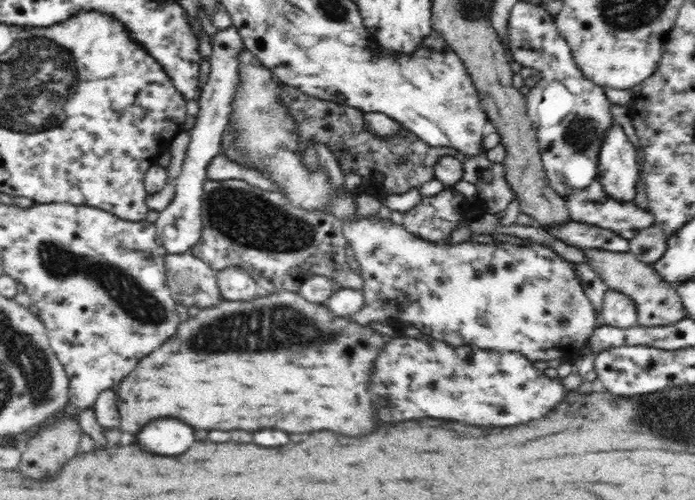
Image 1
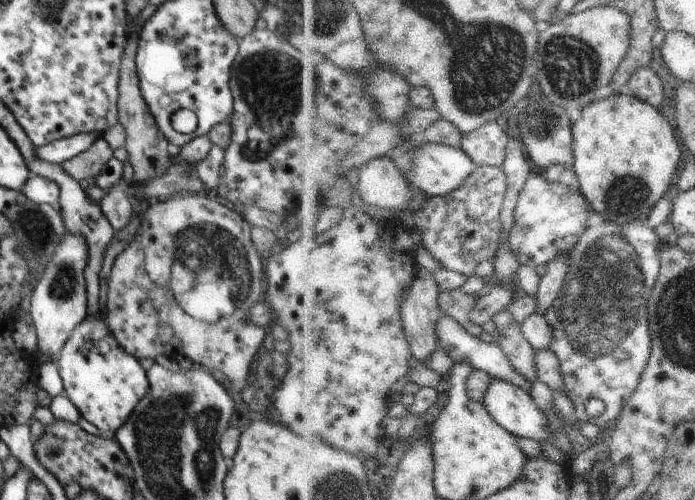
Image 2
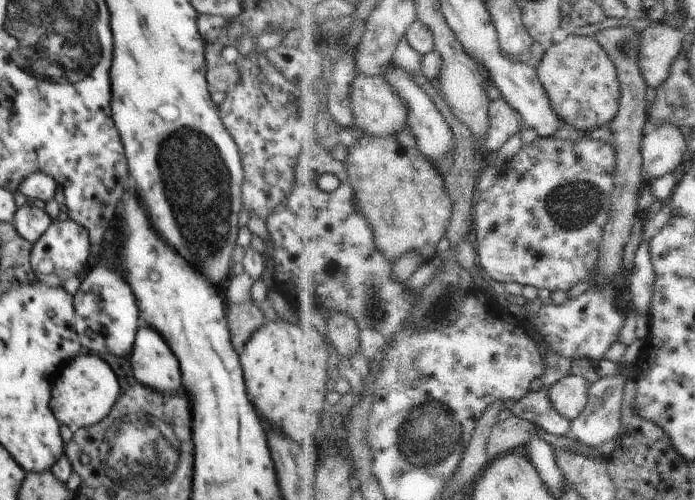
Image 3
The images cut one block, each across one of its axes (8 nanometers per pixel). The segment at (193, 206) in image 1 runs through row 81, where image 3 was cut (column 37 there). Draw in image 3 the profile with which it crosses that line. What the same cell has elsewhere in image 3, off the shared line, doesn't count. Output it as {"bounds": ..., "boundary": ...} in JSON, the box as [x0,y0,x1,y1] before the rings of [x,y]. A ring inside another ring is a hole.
{"bounds":[12,202,52,243],"boundary":[[[28,202],[17,208],[12,223],[22,238],[35,243],[52,221],[45,210],[38,208],[32,202]]]}

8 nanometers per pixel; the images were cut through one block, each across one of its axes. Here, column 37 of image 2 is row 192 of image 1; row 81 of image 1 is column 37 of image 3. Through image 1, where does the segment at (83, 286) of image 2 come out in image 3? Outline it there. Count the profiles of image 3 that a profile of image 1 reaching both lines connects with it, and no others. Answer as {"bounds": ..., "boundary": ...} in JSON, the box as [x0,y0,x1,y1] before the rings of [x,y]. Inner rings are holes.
{"bounds":[31,218,90,288],"boundary":[[[56,218],[50,226],[42,233],[42,236],[33,243],[31,250],[31,266],[35,278],[43,282],[48,288],[60,288],[69,278],[78,277],[80,270],[84,270],[90,258],[89,232],[72,219],[60,221]],[[41,260],[50,260],[50,270],[40,270]],[[78,272],[78,274],[76,274]]]}

